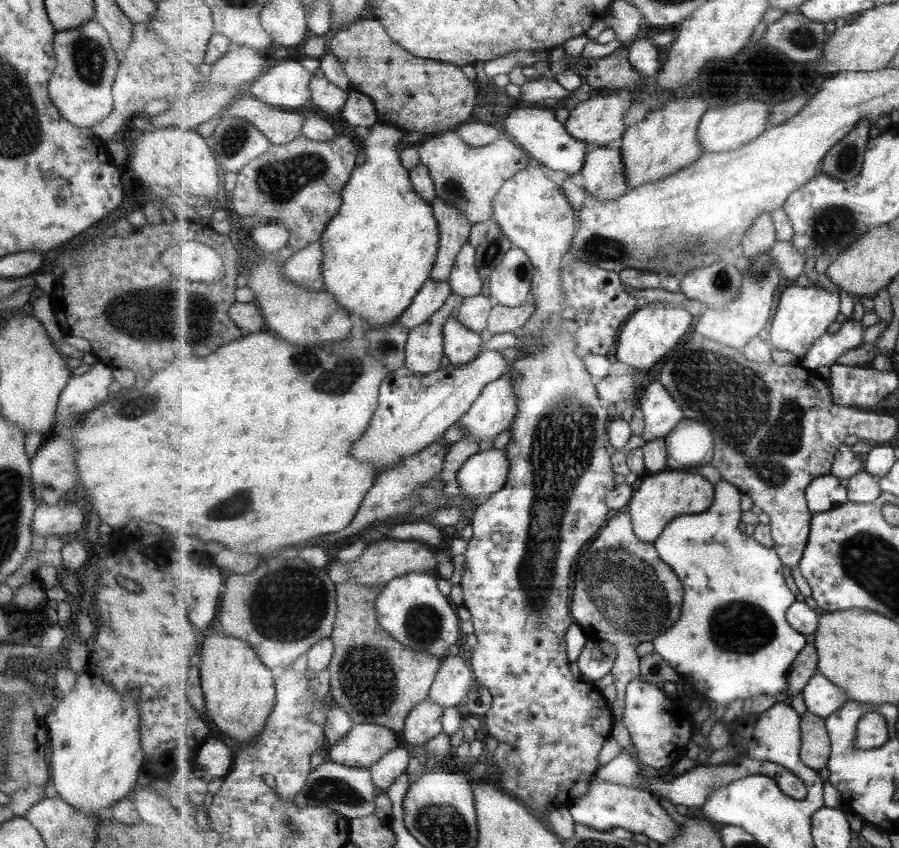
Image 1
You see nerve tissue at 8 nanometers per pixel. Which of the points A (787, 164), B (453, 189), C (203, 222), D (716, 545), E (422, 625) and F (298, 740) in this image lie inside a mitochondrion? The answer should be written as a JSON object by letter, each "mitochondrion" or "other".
{"A":"other","B":"mitochondrion","C":"other","D":"other","E":"mitochondrion","F":"other"}

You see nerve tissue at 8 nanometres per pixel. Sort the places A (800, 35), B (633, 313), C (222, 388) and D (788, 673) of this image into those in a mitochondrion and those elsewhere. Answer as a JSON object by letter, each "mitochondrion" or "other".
{"A":"mitochondrion","B":"other","C":"other","D":"other"}

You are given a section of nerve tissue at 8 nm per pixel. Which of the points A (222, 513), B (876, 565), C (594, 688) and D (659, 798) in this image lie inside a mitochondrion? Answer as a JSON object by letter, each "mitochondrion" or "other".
{"A":"mitochondrion","B":"mitochondrion","C":"other","D":"other"}

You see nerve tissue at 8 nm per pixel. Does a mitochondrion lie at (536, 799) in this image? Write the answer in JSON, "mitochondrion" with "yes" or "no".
{"mitochondrion":"no"}

